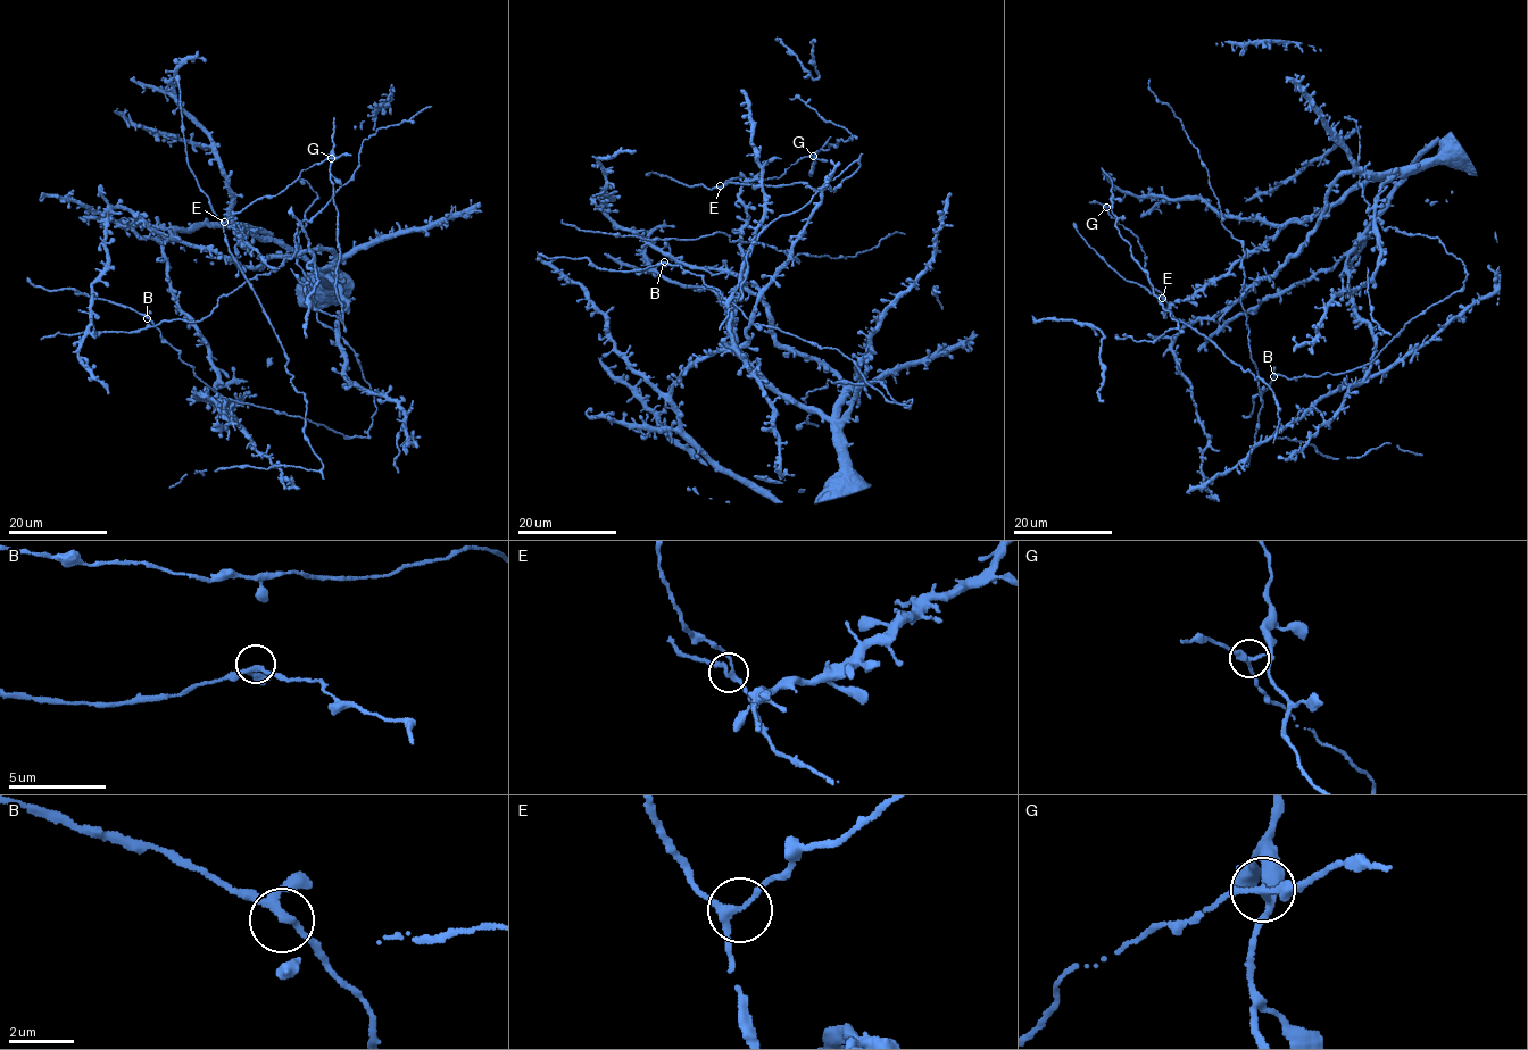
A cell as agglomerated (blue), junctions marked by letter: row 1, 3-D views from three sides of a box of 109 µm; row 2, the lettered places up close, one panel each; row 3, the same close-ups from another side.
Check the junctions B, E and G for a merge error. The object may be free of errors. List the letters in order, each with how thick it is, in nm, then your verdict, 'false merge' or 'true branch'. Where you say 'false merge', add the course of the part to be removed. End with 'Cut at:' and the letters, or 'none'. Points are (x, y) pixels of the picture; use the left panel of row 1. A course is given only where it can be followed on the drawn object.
B: 200 nm | true branch
E: 180 nm | true branch
G: 190 nm | false merge | (331, 158), (330, 182), (338, 211), (340, 249), (335, 294), (343, 321), (314, 307), (290, 269)
Cut at: G

